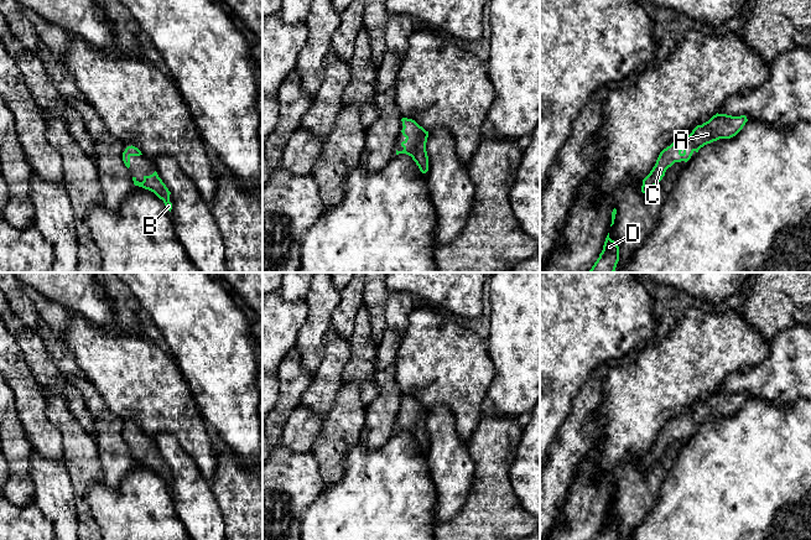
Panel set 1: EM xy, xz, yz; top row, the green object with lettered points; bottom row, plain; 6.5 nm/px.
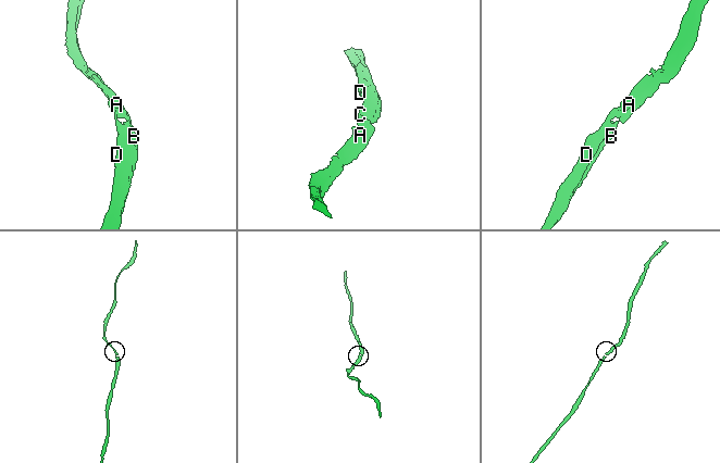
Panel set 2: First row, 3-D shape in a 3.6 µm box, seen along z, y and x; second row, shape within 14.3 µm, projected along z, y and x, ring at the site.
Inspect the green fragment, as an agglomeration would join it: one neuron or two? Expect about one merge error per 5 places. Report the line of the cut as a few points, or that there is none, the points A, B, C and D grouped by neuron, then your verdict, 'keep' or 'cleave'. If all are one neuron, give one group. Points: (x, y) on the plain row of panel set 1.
no cut | A B C D | keep

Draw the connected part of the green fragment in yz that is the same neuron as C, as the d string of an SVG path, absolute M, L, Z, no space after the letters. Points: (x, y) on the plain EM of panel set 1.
M717 390L708 399L697 403L685 419L677 417L660 430L655 443L643 457L641 469L648 471L656 463L675 440L687 440L692 431L698 430L705 422L735 414L747 399L745 393L732 394Z

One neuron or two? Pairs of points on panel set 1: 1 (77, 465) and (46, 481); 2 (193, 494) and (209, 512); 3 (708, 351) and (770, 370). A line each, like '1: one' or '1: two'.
1: two
2: one
3: two

